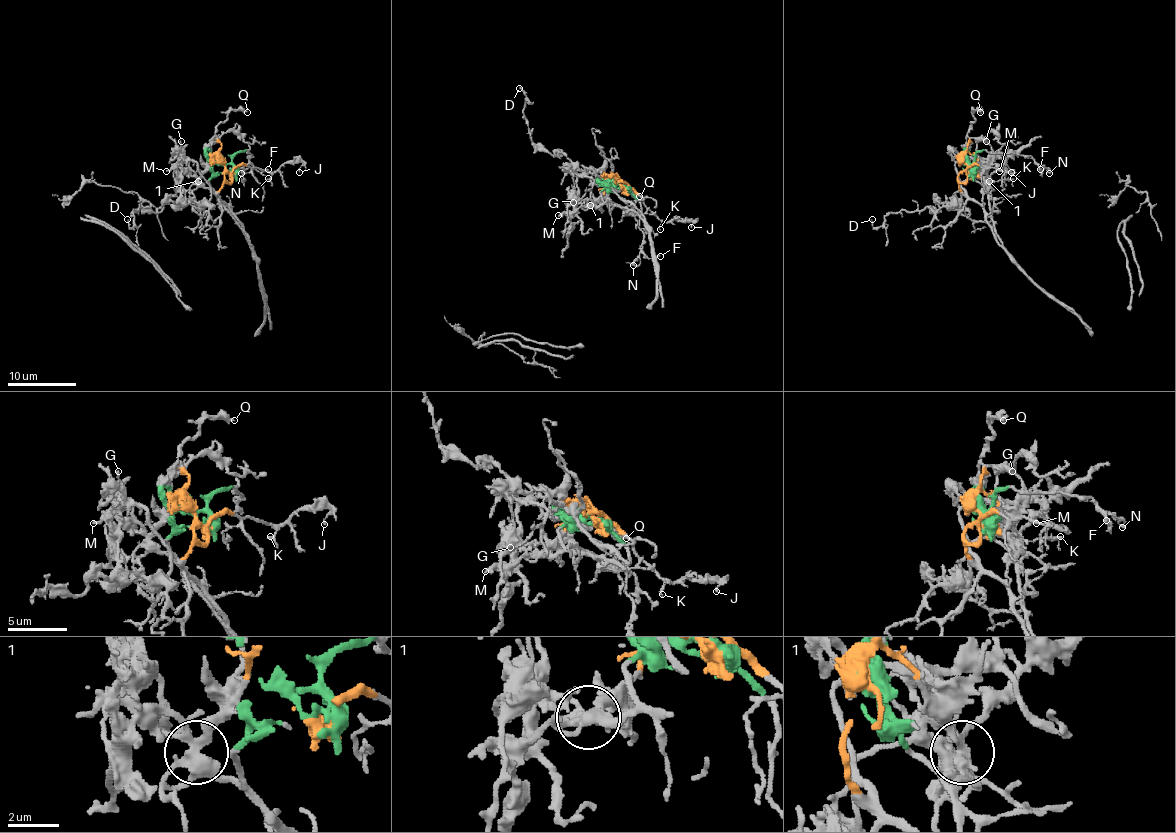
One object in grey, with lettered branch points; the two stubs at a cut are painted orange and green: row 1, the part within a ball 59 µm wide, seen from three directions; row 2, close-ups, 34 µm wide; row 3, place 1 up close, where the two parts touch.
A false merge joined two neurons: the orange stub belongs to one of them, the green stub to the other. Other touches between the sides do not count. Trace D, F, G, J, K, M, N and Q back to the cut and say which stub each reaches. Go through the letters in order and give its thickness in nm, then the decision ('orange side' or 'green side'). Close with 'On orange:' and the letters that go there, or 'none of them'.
D: 170 nm thick; orange side
F: 190 nm thick; green side
G: 150 nm thick; orange side
J: 130 nm thick; orange side
K: 150 nm thick; orange side
M: 240 nm thick; green side
N: 170 nm thick; green side
Q: 320 nm thick; orange side
On orange: D, G, J, K, Q

